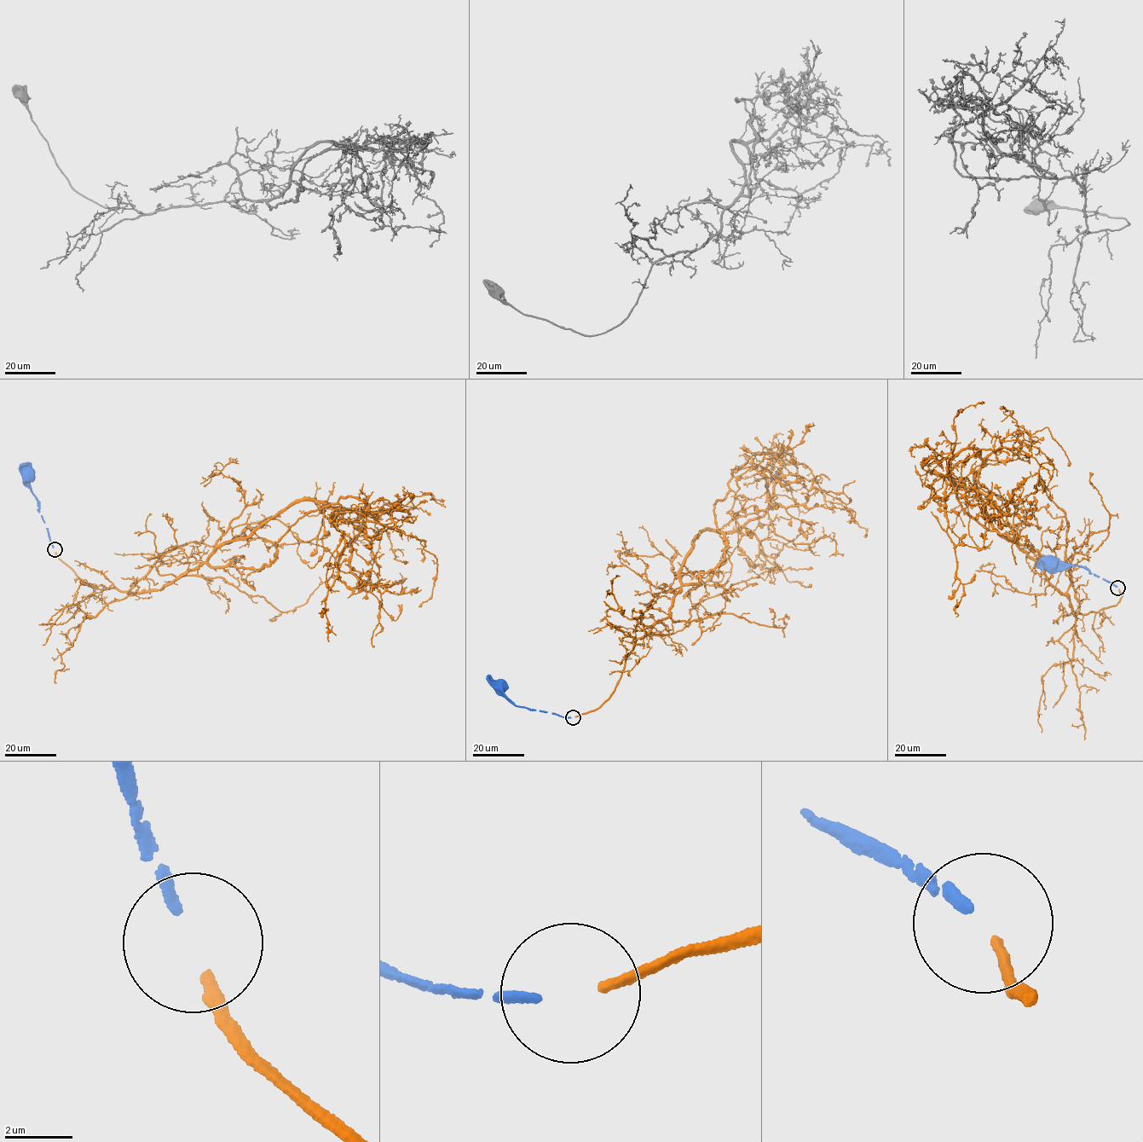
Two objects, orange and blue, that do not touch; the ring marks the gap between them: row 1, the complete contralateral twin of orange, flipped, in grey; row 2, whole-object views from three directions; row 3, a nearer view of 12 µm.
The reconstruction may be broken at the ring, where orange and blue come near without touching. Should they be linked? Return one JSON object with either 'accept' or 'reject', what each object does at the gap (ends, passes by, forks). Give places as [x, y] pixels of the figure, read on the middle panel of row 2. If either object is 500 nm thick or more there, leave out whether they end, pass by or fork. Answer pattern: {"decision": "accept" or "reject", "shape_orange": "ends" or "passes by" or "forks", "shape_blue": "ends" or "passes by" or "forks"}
{"decision": "accept", "shape_orange": "ends", "shape_blue": "ends"}

